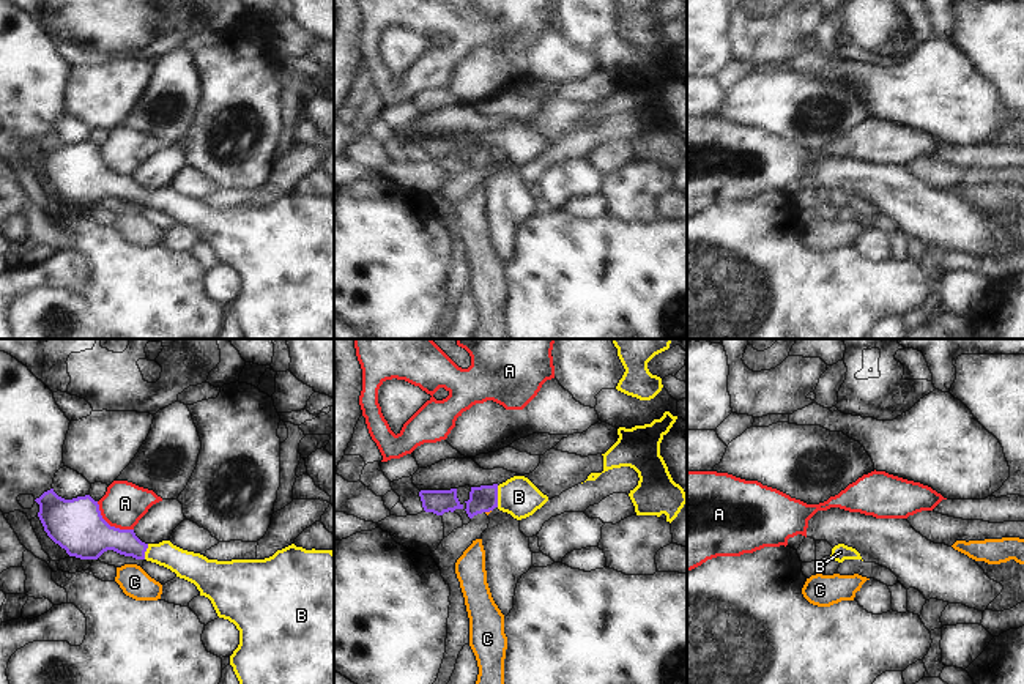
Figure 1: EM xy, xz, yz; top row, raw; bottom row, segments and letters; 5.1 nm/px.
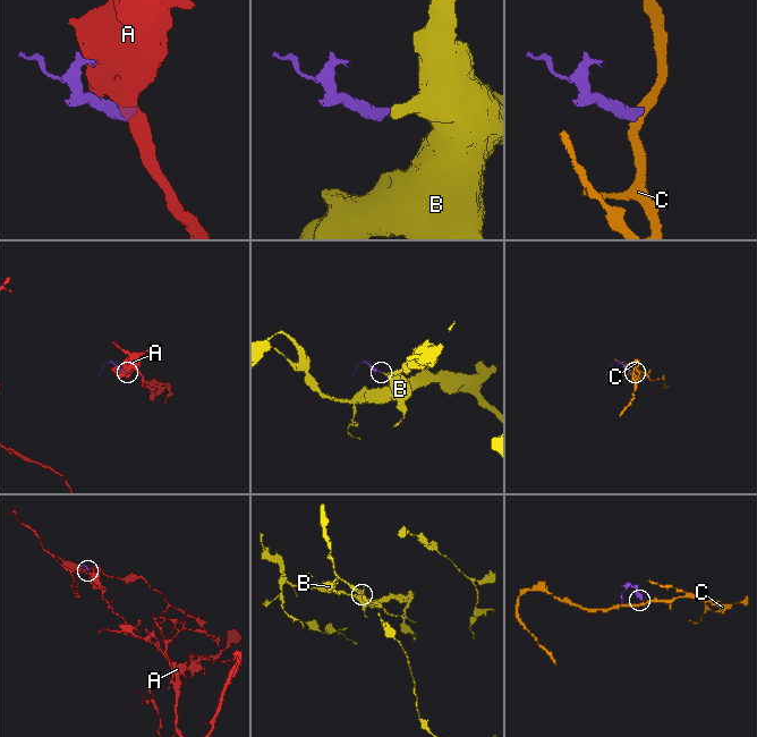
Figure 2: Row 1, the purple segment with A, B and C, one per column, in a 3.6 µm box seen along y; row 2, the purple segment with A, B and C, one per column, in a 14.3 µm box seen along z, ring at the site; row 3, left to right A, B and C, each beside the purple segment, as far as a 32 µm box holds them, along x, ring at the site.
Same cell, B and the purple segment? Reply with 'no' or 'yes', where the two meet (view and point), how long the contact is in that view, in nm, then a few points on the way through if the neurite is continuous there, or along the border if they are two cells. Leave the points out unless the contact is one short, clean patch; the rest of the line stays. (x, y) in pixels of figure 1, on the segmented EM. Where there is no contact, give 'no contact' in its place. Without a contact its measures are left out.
yes | xz (497, 497) | 110 nm | across xz (484, 498), (497, 497), (519, 497)

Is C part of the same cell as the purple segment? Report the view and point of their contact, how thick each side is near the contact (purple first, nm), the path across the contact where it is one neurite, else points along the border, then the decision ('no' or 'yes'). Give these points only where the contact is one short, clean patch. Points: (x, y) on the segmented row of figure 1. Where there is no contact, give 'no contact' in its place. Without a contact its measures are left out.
meets purple in xz at (487, 511); 140 nm thick on the purple side, 20 nm on the other; border along xz (490, 509), (486, 512); no

